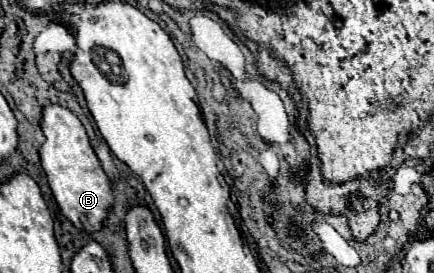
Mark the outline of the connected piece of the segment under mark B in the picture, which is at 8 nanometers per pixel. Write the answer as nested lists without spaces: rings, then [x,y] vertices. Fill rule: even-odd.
[[[47,105],[41,129],[45,135],[45,143],[41,145],[39,155],[59,209],[79,231],[99,231],[113,205],[113,193],[111,181],[101,169],[83,123],[69,109],[61,105]]]

